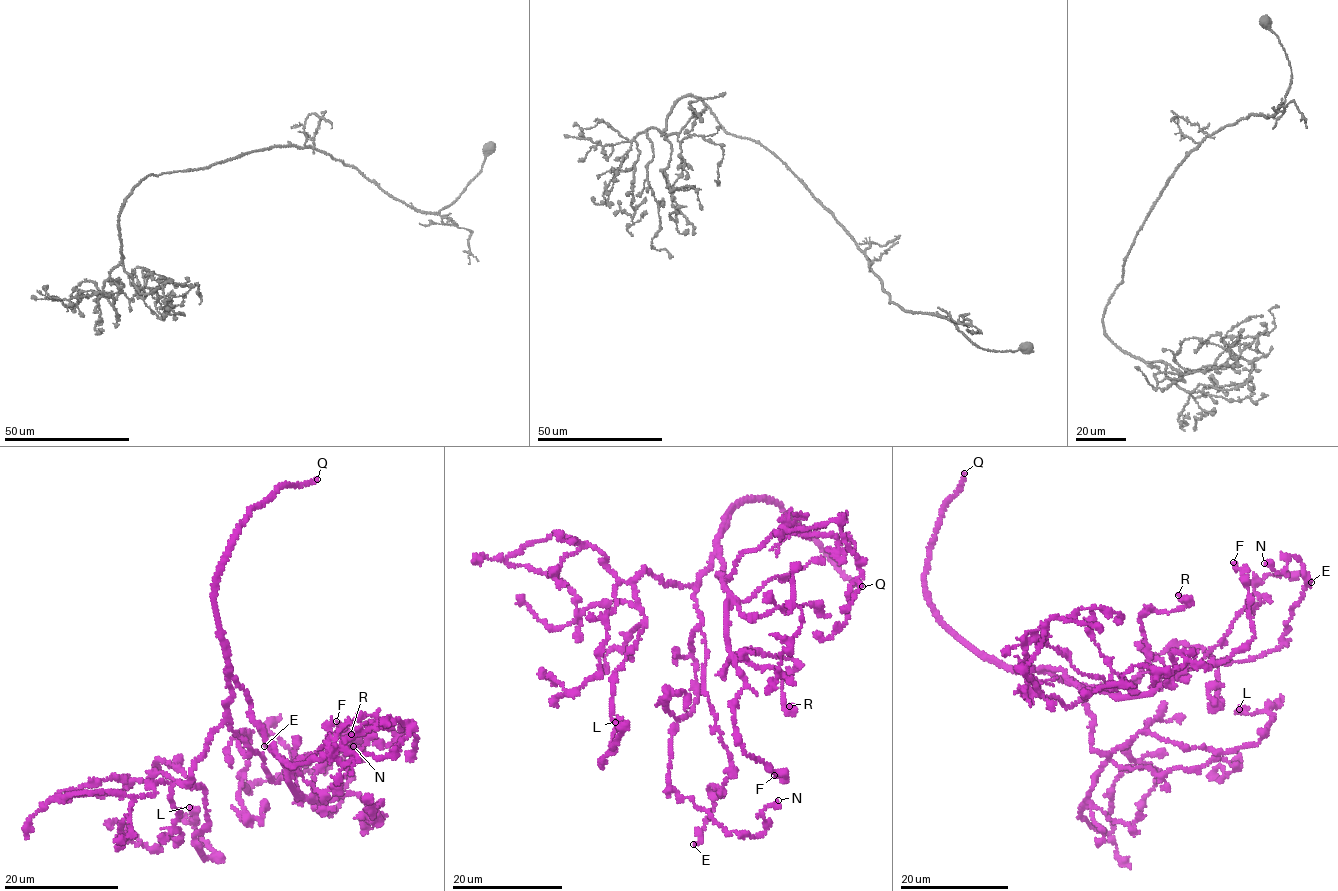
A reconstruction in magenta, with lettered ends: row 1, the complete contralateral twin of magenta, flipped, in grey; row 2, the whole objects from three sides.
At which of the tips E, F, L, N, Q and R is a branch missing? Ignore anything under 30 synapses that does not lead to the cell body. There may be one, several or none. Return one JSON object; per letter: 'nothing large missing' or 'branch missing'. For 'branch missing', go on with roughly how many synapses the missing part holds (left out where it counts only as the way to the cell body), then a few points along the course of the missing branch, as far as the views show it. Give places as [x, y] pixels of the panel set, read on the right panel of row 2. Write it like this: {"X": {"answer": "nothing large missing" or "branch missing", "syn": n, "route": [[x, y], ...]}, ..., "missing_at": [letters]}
{"E": {"answer": "nothing large missing"}, "F": {"answer": "nothing large missing"}, "L": {"answer": "nothing large missing"}, "N": {"answer": "nothing large missing"}, "Q": {"answer": "branch missing", "syn": 45}, "R": {"answer": "nothing large missing"}, "missing_at": ["Q"]}

